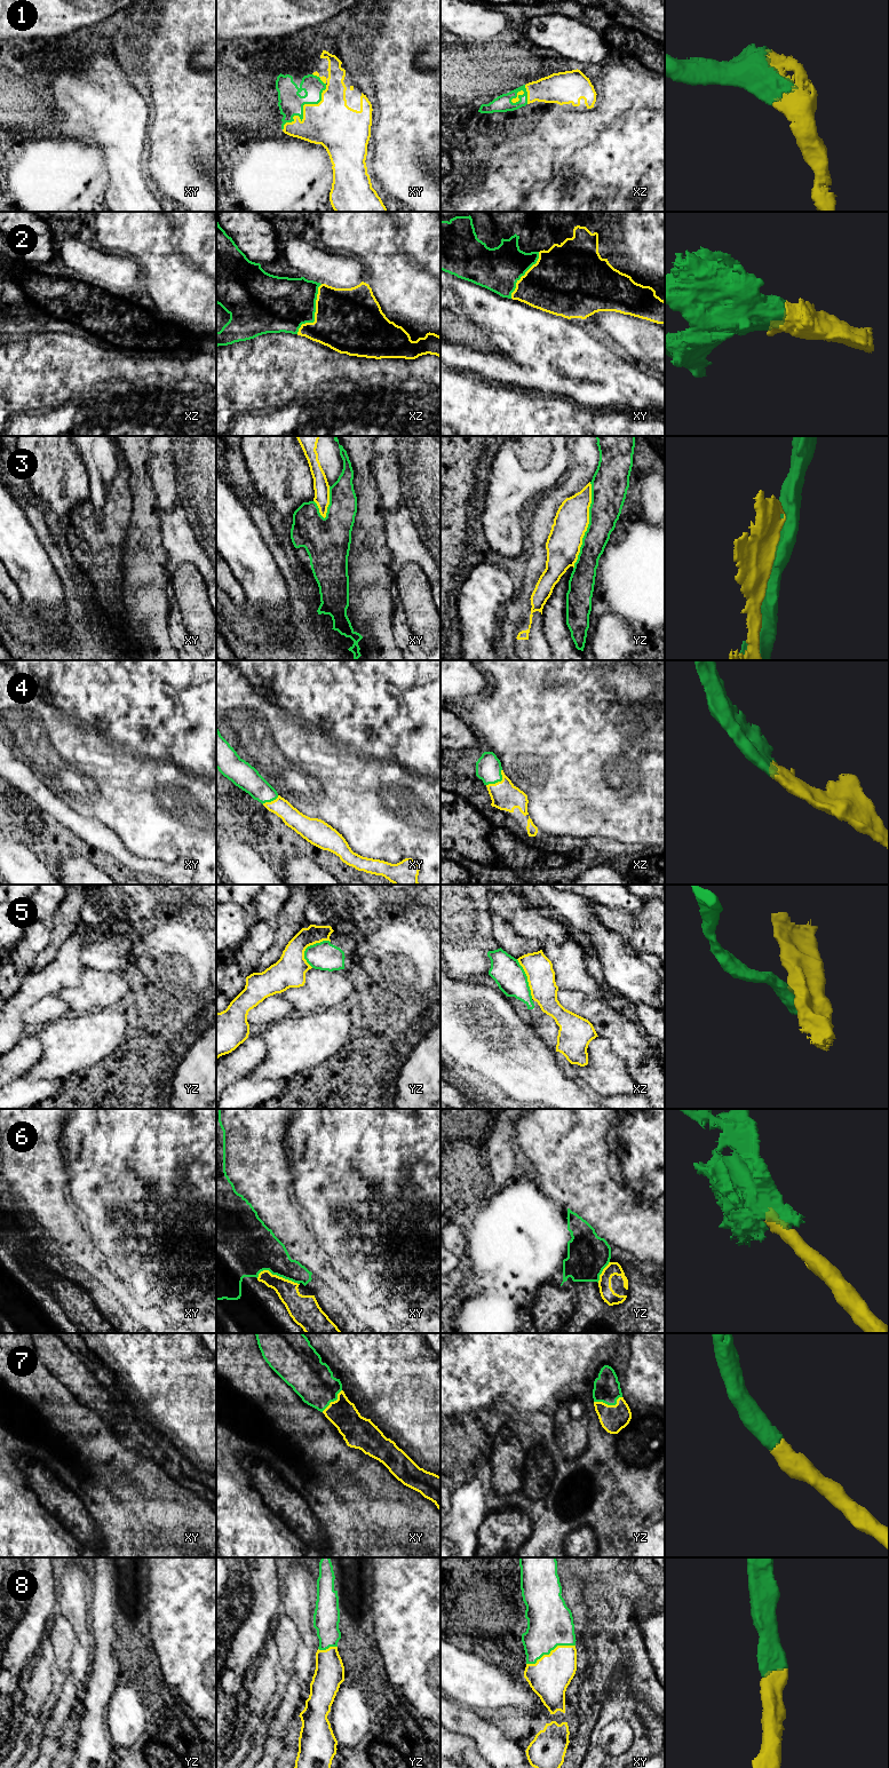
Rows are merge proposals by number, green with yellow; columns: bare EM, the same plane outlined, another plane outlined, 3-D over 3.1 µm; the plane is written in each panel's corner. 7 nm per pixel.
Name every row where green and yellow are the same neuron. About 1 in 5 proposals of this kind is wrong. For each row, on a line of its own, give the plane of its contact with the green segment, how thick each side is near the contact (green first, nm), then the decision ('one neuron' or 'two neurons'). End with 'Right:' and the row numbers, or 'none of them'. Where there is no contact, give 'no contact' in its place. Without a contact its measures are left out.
1: meets green in xy; 180 nm thick on the green side, 340 nm on the other; one neuron
2: meets green in xz; 380 nm thick on the green side, 460 nm on the other; one neuron
3: meets green in yz; 240 nm thick on the green side, 240 nm on the other; two neurons
4: meets green in xz; 180 nm thick on the green side, 190 nm on the other; one neuron
5: meets green in yz; 200 nm thick on the green side, 220 nm on the other; two neurons
6: meets green in xy; 340 nm thick on the green side, 160 nm on the other; two neurons
7: meets green in yz; 190 nm thick on the green side, 190 nm on the other; one neuron
8: meets green in xy; 320 nm thick on the green side, 280 nm on the other; one neuron
Right: 1, 2, 4, 7, 8

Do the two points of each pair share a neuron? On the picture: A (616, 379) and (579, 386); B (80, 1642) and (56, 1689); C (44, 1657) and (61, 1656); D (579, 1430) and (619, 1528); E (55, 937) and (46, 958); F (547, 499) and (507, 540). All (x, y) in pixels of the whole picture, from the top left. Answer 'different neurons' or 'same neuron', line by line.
A: same neuron
B: different neurons
C: different neurons
D: different neurons
E: same neuron
F: different neurons

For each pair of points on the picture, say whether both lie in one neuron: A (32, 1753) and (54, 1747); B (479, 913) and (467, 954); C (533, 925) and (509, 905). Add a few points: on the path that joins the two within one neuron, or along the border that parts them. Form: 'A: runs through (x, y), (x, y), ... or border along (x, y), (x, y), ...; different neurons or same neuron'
A: border along (39, 1749), (37, 1755); different neurons
B: runs through (469, 924), (467, 926), (467, 944); same neuron
C: runs through (528, 921), (515, 909); same neuron

